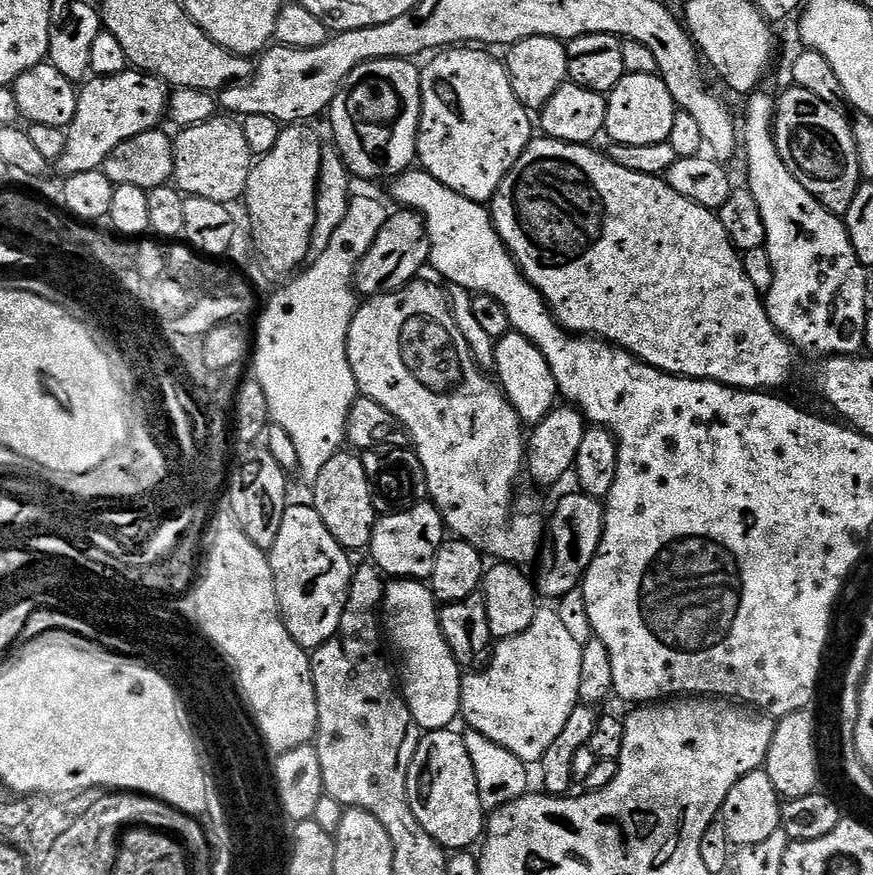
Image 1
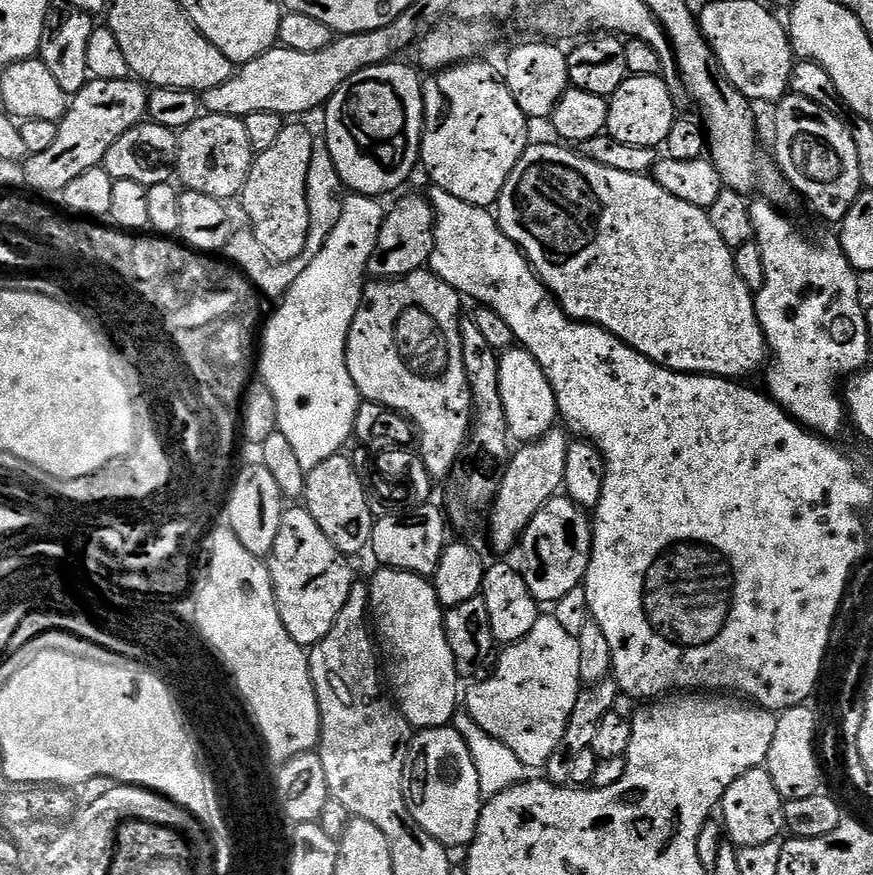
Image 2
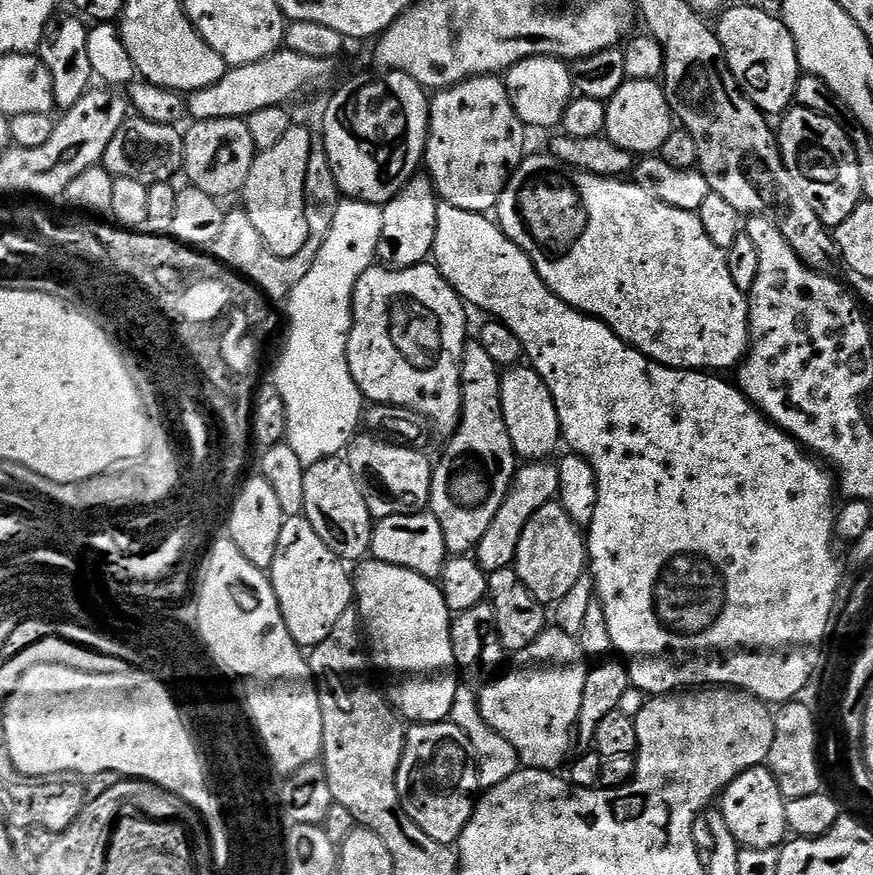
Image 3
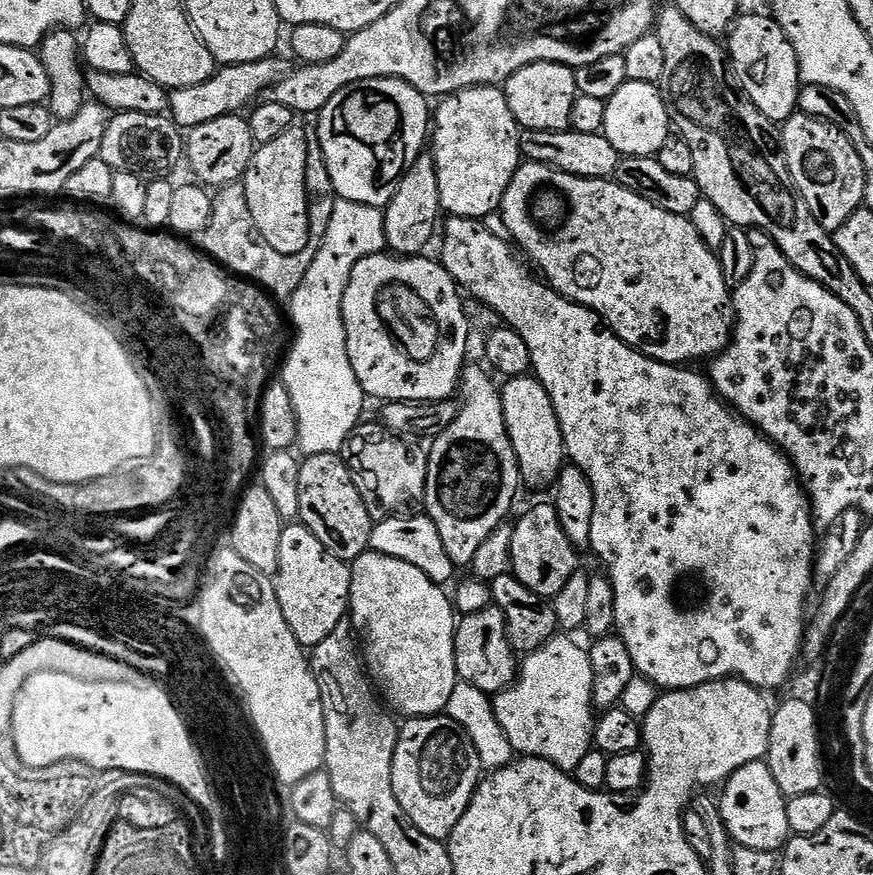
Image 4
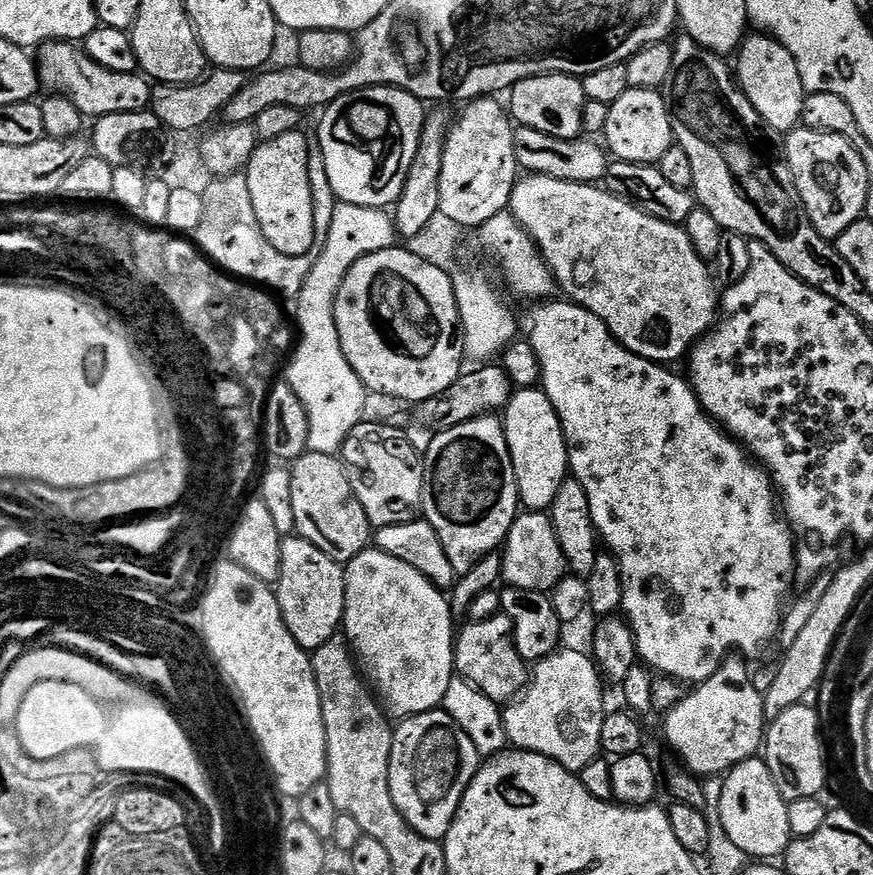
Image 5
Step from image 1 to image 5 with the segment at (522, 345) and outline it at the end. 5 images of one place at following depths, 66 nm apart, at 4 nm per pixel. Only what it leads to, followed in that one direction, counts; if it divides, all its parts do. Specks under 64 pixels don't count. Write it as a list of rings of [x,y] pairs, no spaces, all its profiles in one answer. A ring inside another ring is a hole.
[[[539,387],[513,391],[508,404],[502,409],[502,423],[514,462],[514,478],[518,482],[521,505],[534,512],[551,509],[558,486],[569,479],[568,447],[558,414],[550,398]]]

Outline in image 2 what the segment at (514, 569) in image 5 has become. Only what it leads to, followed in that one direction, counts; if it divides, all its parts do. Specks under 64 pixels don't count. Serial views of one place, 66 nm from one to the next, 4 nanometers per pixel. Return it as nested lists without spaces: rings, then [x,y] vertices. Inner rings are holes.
[[[557,494],[530,518],[518,545],[518,567],[530,594],[541,606],[555,606],[570,590],[581,587],[592,557],[592,520],[589,513],[563,494]]]

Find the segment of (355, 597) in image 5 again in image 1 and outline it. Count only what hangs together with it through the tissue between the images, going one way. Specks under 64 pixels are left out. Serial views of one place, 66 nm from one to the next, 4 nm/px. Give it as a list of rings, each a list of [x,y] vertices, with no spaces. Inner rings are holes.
[[[393,579],[384,589],[382,628],[404,659],[402,695],[414,722],[424,732],[452,728],[460,716],[462,666],[454,658],[440,625],[440,608],[427,583]]]

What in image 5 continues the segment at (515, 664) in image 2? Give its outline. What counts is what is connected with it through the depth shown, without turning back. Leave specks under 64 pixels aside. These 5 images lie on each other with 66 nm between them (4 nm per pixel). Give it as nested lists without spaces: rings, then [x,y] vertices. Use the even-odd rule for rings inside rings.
[[[567,646],[539,661],[531,669],[528,687],[522,695],[511,701],[503,709],[504,725],[509,745],[526,752],[537,752],[554,762],[558,762],[567,772],[579,774],[590,761],[601,755],[602,722],[606,715],[604,708],[604,692],[600,689],[602,677],[595,660],[587,651],[575,652]]]

